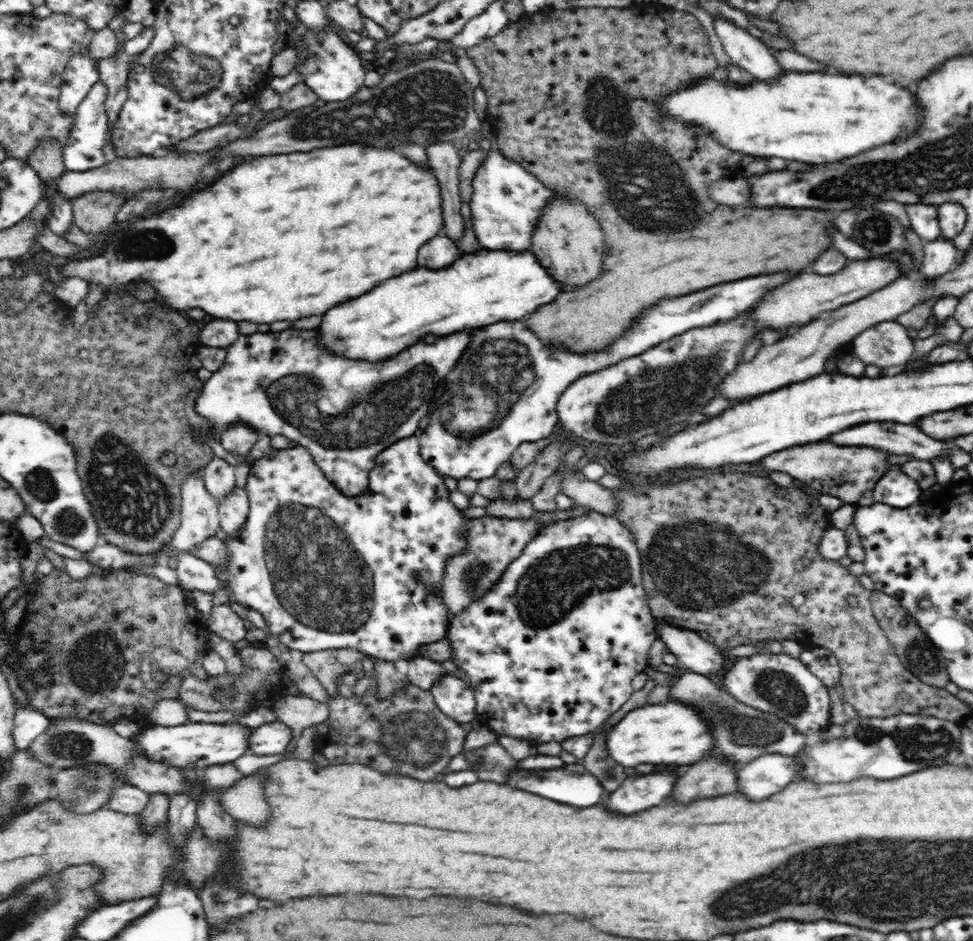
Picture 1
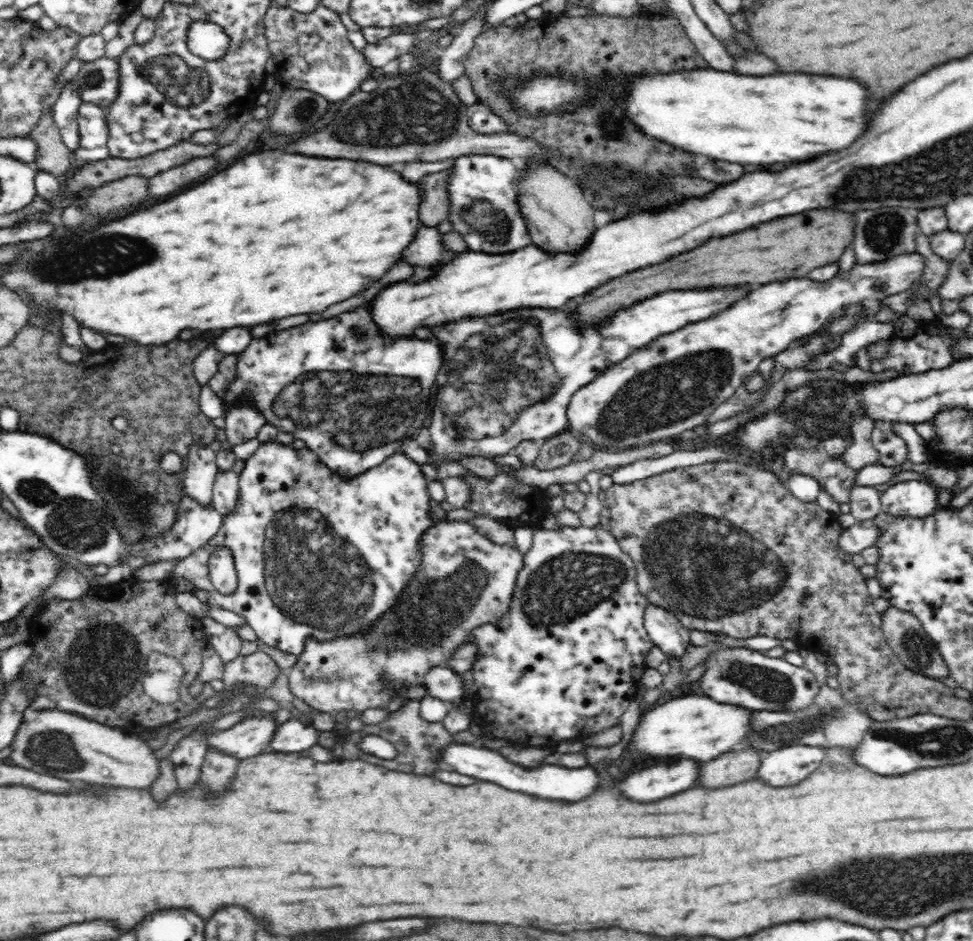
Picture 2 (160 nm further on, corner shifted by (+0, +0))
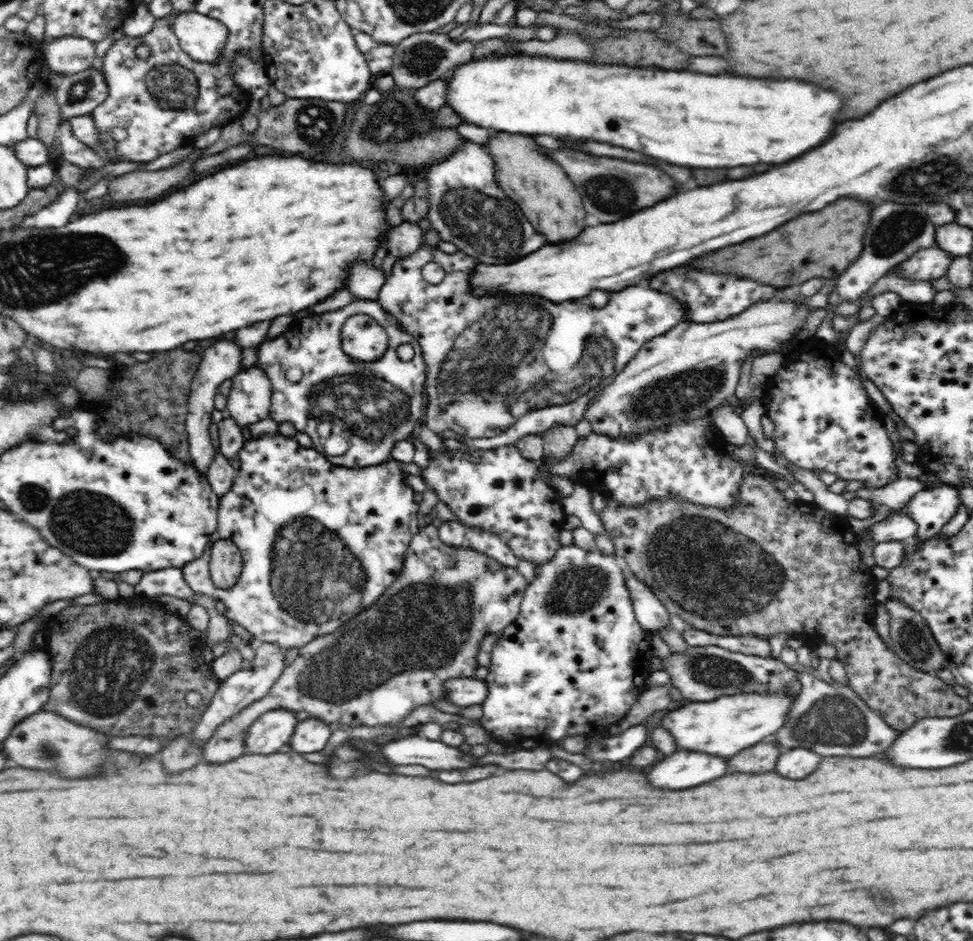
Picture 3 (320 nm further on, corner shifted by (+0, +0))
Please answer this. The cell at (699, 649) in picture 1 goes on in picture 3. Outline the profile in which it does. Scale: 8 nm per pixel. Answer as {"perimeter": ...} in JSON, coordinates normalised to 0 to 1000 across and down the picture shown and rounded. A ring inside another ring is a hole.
{"perimeter":[[[643,608],[642,613],[649,625],[655,660],[668,676],[677,674],[682,666],[689,664],[689,650],[664,623],[656,620],[651,609]]]}

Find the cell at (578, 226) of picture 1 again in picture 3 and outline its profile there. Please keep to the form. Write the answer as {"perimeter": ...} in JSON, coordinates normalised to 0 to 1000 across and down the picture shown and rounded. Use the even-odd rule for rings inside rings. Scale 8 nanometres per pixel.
{"perimeter":[[[513,140],[502,149],[499,153],[505,157],[505,166],[508,167],[511,176],[511,189],[513,199],[536,221],[539,230],[547,236],[547,240],[559,249],[563,253],[563,257],[573,259],[580,255],[588,255],[594,253],[599,244],[600,232],[602,232],[602,222],[599,218],[599,211],[595,204],[591,201],[591,196],[586,192],[582,183],[571,173],[571,170],[563,168],[563,165],[556,164],[554,154],[551,154],[551,149],[545,143],[523,142]]]}

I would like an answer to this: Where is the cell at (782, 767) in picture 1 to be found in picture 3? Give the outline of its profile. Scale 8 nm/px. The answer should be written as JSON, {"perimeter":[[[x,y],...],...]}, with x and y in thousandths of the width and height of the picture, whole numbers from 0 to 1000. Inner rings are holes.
{"perimeter":[[[814,795],[805,797],[800,803],[800,812],[798,818],[800,823],[808,825],[808,827],[828,827],[830,823],[835,823],[841,812],[843,812],[844,803],[836,797],[829,795]]]}

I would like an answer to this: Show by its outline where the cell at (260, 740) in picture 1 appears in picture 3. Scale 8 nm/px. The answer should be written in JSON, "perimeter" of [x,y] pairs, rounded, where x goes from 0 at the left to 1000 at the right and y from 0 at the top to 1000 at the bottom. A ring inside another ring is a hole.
{"perimeter":[[[323,762],[306,766],[304,774],[301,775],[300,782],[297,784],[298,795],[309,802],[330,799],[335,793],[335,789],[339,786],[341,778],[342,776],[339,775],[337,768]]]}

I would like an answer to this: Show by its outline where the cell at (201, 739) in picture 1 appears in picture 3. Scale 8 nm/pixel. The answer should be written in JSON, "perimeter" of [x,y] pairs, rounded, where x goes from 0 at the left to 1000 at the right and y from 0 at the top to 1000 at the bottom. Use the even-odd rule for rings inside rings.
{"perimeter":[[[283,753],[261,765],[253,778],[255,801],[280,801],[292,797],[305,769],[302,756]]]}

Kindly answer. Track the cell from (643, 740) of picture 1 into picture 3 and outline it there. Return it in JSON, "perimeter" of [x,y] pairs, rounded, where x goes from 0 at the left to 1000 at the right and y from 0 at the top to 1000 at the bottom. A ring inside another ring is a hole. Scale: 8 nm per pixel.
{"perimeter":[[[761,738],[740,740],[736,744],[713,745],[713,748],[701,750],[682,761],[680,772],[693,782],[697,795],[726,799],[742,806],[752,806],[756,799],[793,785],[808,765],[811,750],[816,742],[807,742],[807,738]]]}

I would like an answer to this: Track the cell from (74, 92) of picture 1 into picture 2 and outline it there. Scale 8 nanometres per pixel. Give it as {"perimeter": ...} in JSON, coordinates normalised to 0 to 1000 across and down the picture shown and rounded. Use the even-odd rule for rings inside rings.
{"perimeter":[[[74,84],[62,96],[60,107],[53,115],[55,130],[71,162],[76,162],[82,154],[79,124],[84,111],[84,105],[80,102],[79,96],[75,95]]]}

